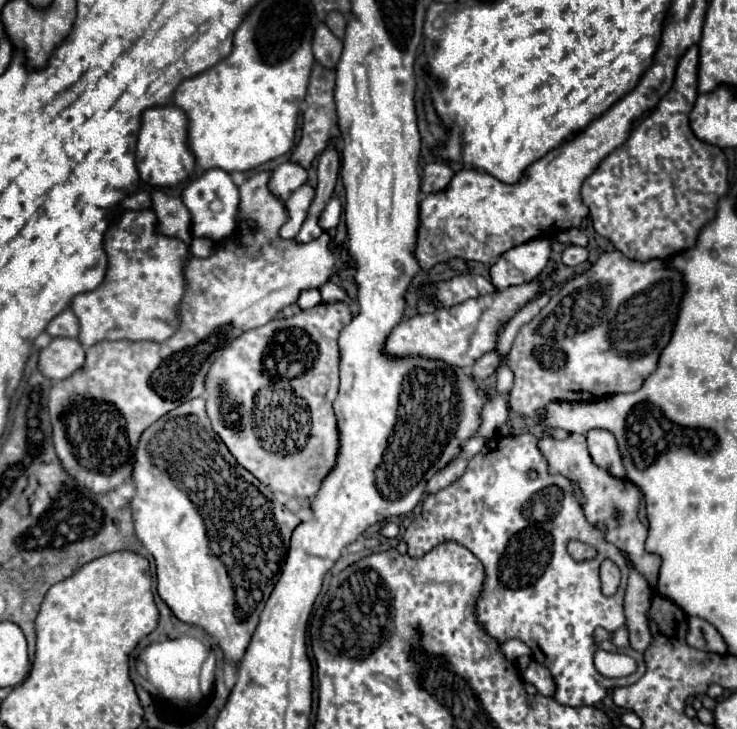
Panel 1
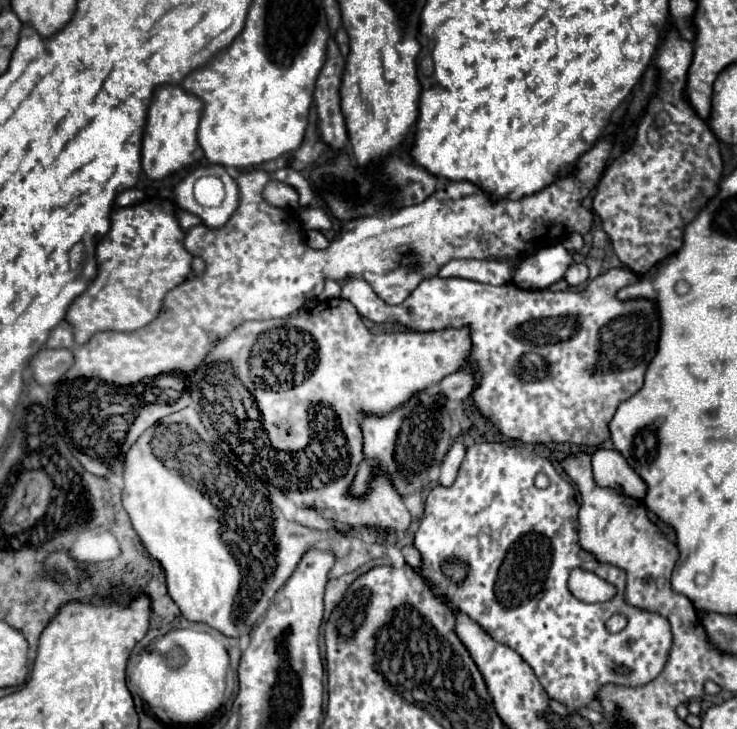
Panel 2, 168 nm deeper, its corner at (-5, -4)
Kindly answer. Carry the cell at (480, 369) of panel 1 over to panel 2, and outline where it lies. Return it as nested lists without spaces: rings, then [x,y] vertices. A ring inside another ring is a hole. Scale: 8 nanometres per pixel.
[[[457,371],[457,373],[451,373],[447,375],[441,383],[441,393],[449,399],[467,399],[473,389],[477,387],[477,379],[475,379],[475,373],[469,373],[469,371]]]

